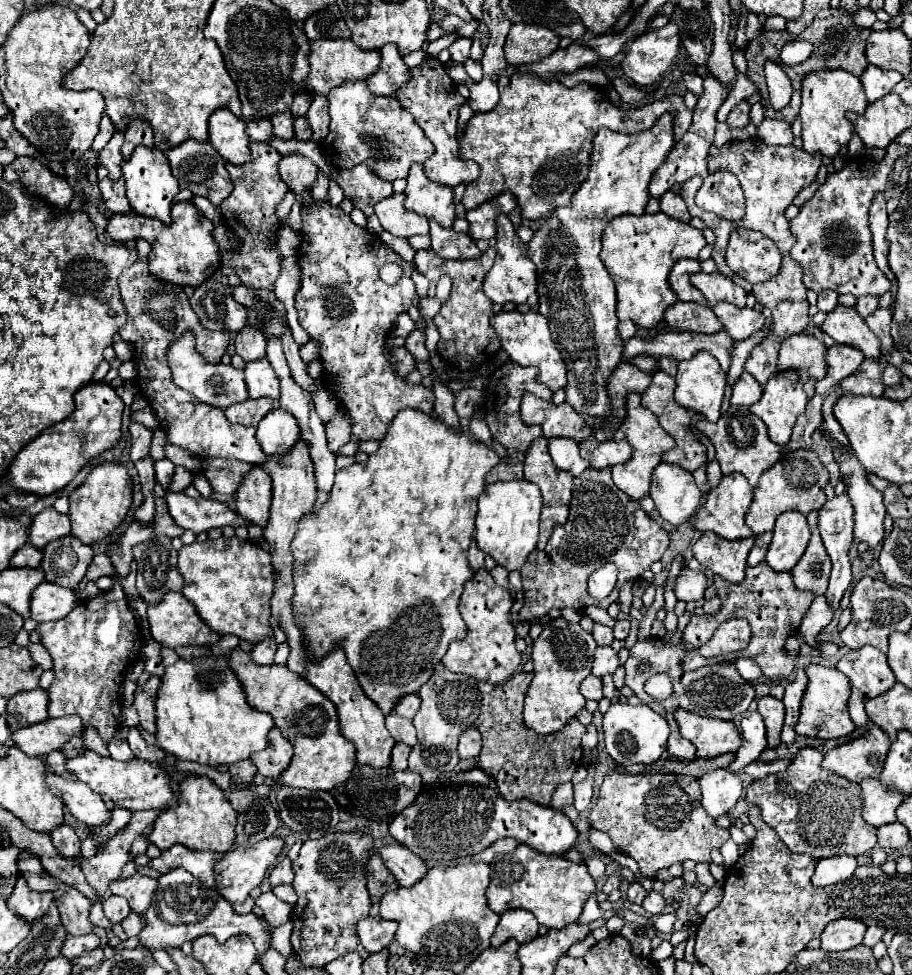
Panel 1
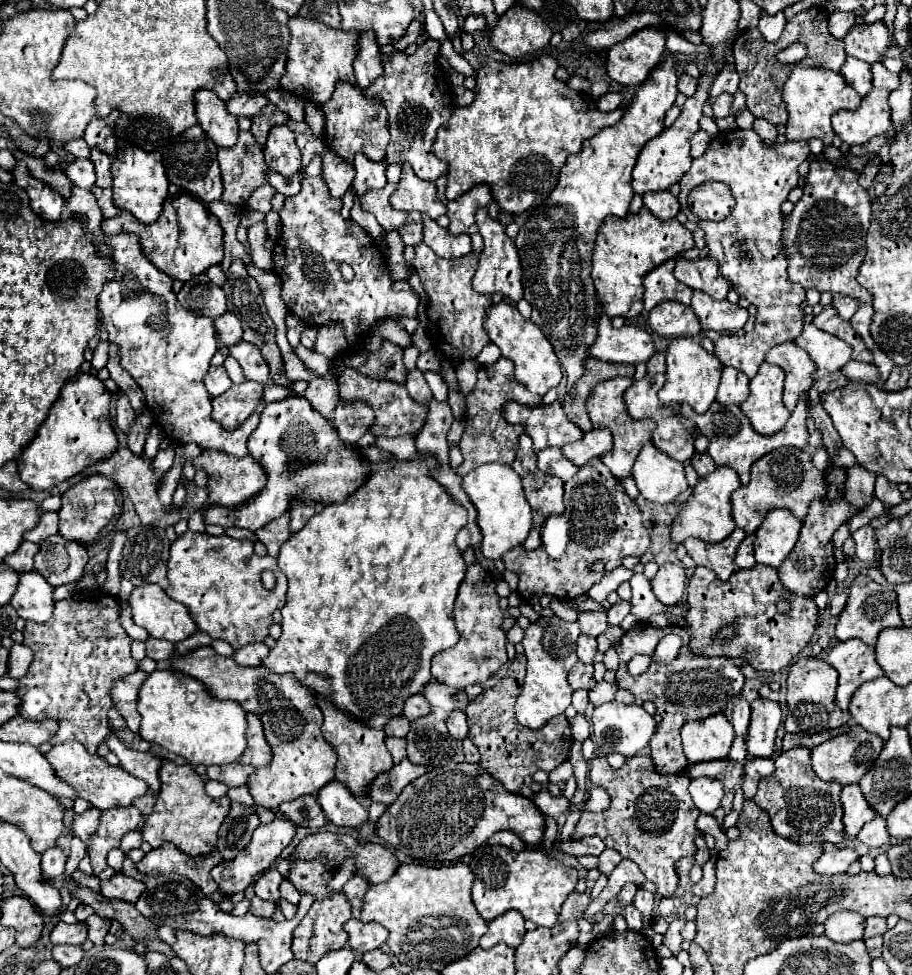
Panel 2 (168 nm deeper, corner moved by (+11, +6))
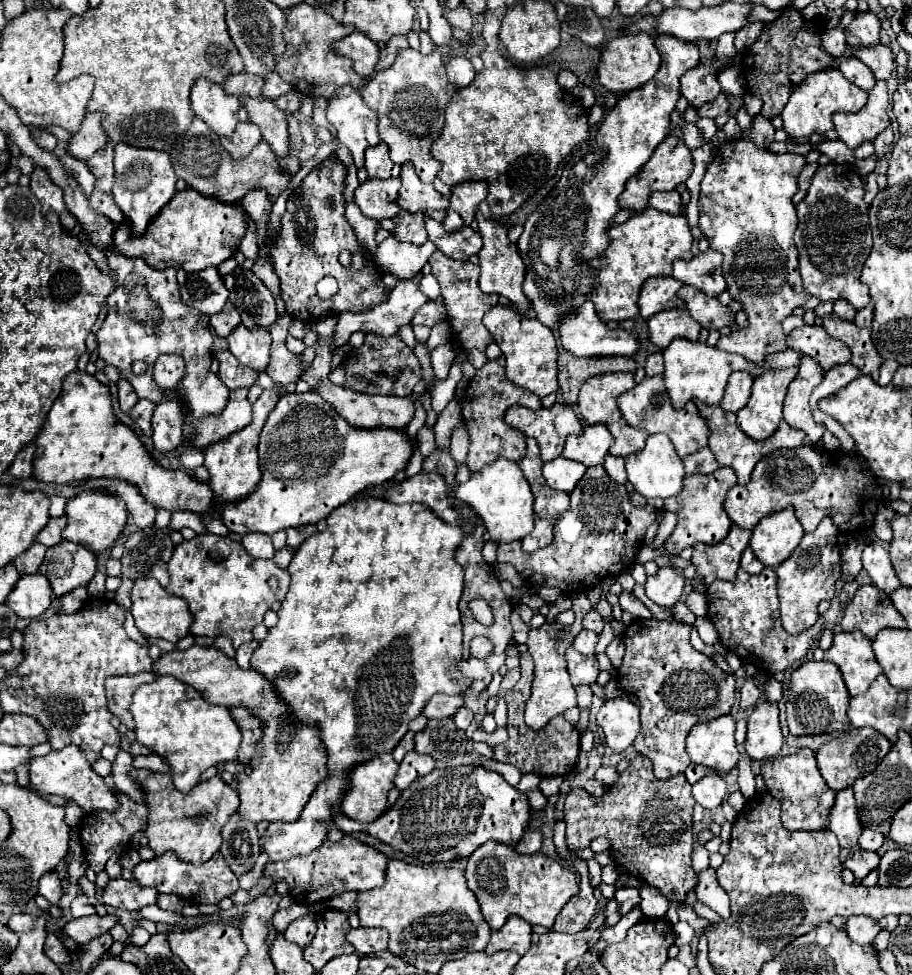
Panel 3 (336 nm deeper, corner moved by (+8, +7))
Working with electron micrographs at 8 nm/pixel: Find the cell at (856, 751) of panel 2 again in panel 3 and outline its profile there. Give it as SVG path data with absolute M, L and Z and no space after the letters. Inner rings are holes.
M850 728L848 732L836 736L834 740L822 744L816 752L816 760L818 760L818 770L822 774L822 778L826 780L826 784L832 790L844 790L848 786L852 786L858 778L868 776L878 762L886 756L886 752L890 750L890 742L878 734L872 728Z

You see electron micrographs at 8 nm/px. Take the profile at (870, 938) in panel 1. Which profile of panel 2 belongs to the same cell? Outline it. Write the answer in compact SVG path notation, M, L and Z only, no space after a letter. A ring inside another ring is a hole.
M869 917L865 923L865 937L883 935L887 931L887 921L883 917Z

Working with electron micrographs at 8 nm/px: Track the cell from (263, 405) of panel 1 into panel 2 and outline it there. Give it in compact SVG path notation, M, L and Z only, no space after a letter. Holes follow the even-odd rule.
M245 381L241 385L231 385L231 389L213 399L213 419L227 431L233 431L255 411L261 395L261 383Z

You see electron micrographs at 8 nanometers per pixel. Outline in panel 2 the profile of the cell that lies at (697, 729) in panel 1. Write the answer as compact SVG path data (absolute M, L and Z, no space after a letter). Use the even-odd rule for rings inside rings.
M723 713L711 715L703 721L685 723L681 727L683 751L689 763L727 759L733 739L735 739L733 725L727 721Z

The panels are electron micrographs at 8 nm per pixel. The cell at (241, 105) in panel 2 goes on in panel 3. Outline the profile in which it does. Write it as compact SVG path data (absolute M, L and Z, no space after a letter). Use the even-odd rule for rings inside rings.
M240 72L240 74L228 76L222 88L226 90L226 94L238 96L244 100L244 98L262 98L262 84L264 84L262 78Z

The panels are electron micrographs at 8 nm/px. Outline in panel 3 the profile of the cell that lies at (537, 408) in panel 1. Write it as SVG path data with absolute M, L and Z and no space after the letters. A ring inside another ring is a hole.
M556 402L552 408L530 410L524 406L512 406L506 412L506 424L522 430L526 436L536 438L540 446L540 458L544 462L562 454L564 442L570 434L580 434L582 424L570 404Z

